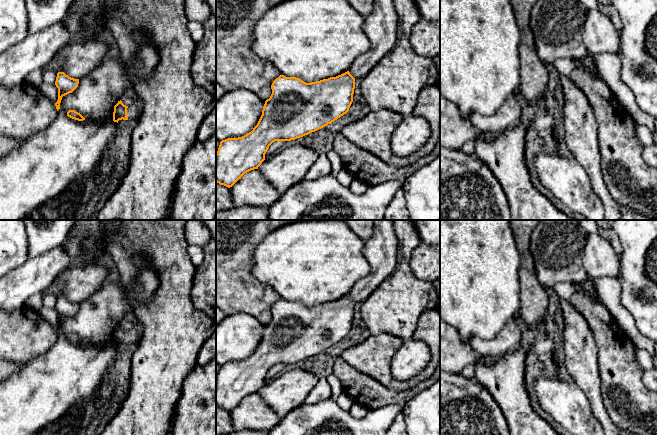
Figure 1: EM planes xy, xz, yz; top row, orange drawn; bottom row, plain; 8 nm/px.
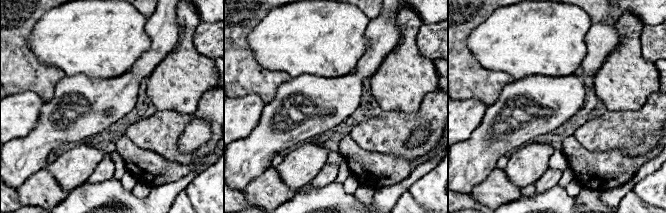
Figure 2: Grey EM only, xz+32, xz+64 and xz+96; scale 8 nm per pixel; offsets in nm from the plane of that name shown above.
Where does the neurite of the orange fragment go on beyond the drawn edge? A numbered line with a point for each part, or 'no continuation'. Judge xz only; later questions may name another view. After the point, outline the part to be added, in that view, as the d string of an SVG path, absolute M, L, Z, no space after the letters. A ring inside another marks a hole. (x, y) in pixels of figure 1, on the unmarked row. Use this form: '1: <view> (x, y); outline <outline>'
1: xz (380, 251); outline M373 220L373 236L365 241L363 255L370 266L369 274L355 283L350 298L363 302L395 269L397 239L394 220Z

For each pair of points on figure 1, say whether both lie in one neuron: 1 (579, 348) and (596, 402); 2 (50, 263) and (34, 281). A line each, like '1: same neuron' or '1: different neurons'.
1: same neuron
2: same neuron

